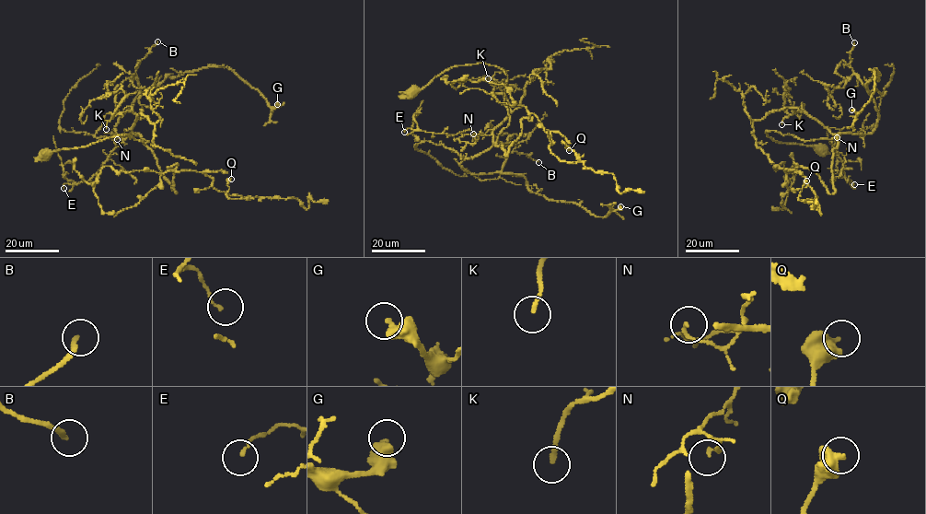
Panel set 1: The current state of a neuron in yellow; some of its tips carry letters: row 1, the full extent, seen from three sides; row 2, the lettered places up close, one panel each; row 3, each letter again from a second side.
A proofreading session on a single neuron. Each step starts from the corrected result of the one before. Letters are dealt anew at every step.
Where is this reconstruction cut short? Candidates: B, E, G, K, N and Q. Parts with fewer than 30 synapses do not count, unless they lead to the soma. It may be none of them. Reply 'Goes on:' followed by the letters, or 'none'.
Goes on: none

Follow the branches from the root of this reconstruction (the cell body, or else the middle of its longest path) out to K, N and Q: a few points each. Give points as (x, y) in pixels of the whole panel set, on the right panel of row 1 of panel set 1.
K: (821, 149), (774, 141), (765, 133), (776, 131), (805, 141), (838, 136), (802, 109), (793, 109), (781, 124)
N: (821, 149), (774, 141), (765, 132), (792, 134), (804, 141), (838, 136), (832, 134), (837, 137)
Q: (821, 149), (765, 132), (837, 139), (835, 192), (794, 163), (788, 171), (816, 197), (799, 201), (806, 181)

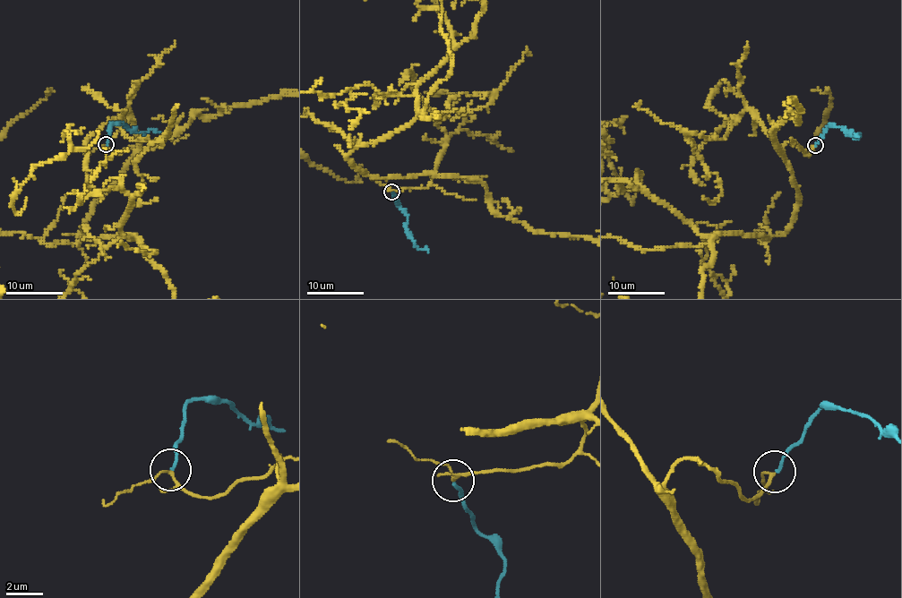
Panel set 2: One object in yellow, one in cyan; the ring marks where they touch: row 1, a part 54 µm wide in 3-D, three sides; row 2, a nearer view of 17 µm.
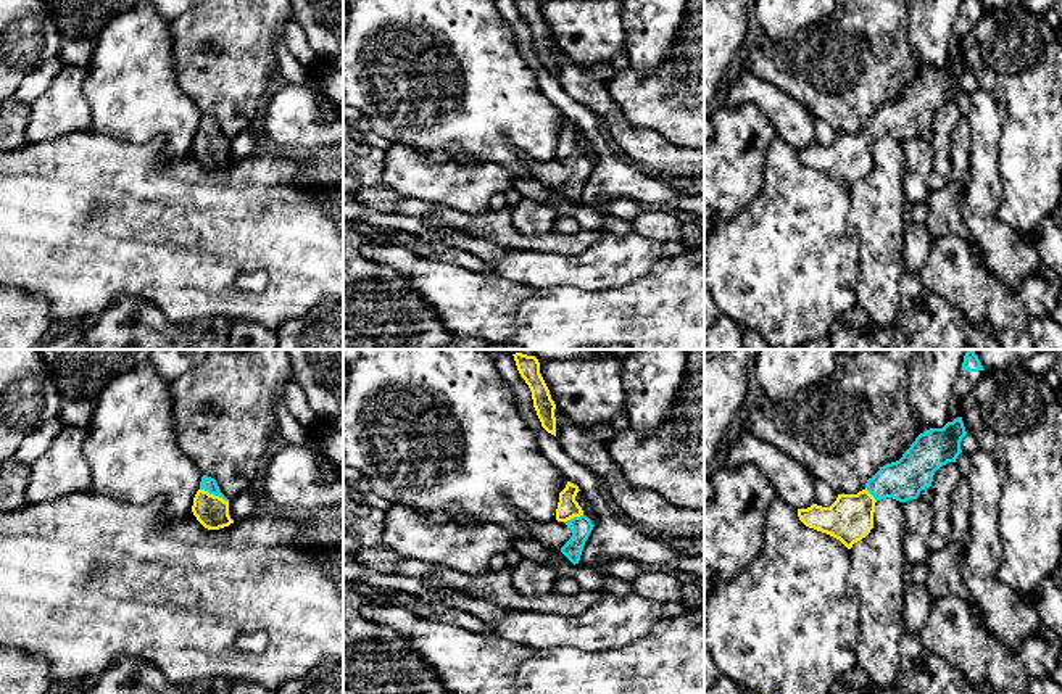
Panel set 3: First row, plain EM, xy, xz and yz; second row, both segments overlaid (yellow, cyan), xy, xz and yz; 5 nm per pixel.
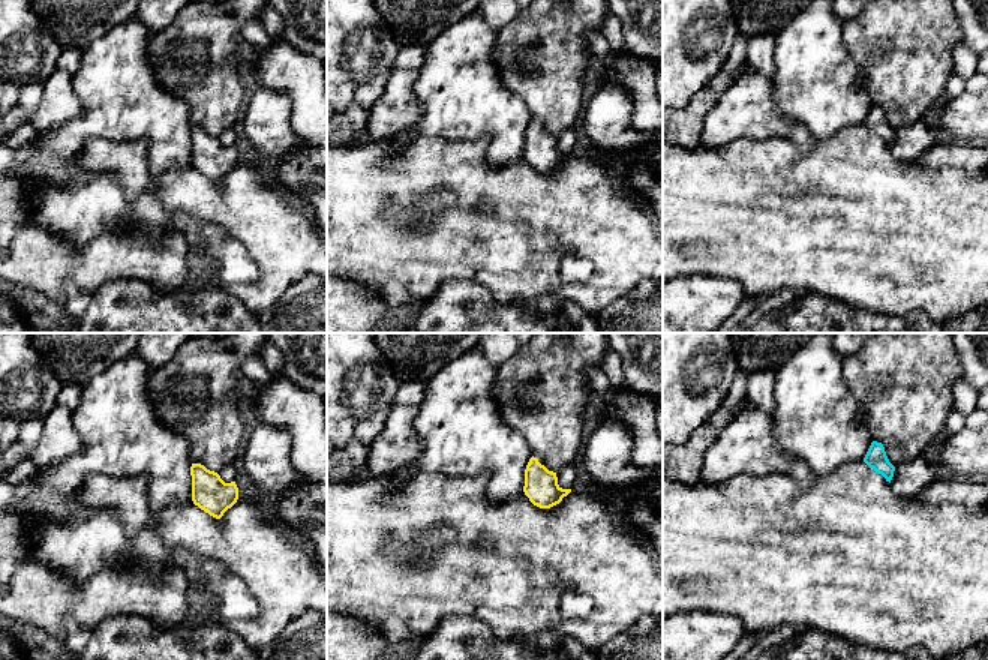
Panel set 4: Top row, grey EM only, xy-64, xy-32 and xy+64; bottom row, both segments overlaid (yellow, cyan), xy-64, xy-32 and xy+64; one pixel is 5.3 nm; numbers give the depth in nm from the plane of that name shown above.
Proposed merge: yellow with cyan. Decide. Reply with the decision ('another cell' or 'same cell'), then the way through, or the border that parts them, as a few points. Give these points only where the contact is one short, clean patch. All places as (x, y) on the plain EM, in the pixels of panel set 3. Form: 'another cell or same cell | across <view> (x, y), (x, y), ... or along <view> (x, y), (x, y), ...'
same cell | across xy (211, 150), (213, 134), (207, 123)

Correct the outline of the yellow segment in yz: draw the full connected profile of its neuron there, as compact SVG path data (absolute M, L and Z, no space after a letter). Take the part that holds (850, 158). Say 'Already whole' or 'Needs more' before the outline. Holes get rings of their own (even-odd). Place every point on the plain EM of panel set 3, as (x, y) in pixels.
Needs more. M962 56L948 61L943 68L920 72L902 97L883 105L867 119L862 130L838 134L830 147L812 143L807 148L798 148L799 159L851 188L873 167L875 142L885 137L899 142L917 138L922 129L931 126L940 106L956 101L965 74Z

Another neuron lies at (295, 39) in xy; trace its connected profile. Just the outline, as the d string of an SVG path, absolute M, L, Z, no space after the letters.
M293 16L285 24L284 42L303 68L314 66L321 60L308 43L305 31Z

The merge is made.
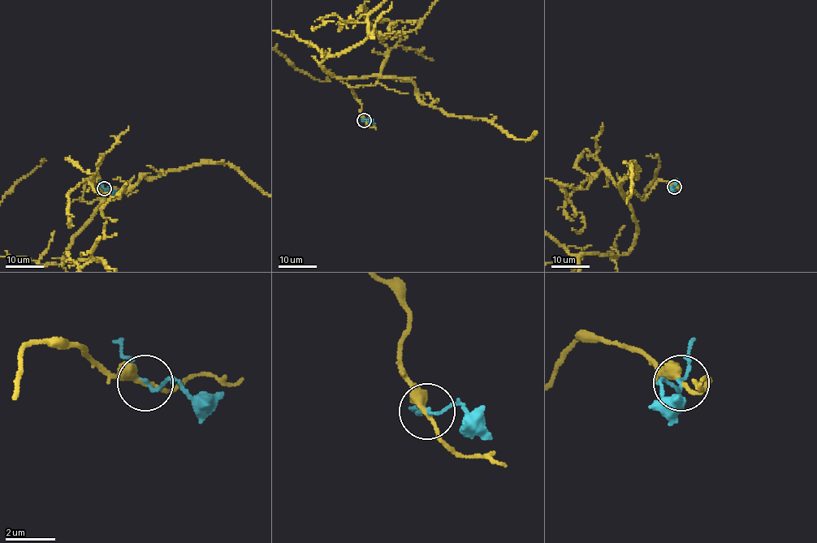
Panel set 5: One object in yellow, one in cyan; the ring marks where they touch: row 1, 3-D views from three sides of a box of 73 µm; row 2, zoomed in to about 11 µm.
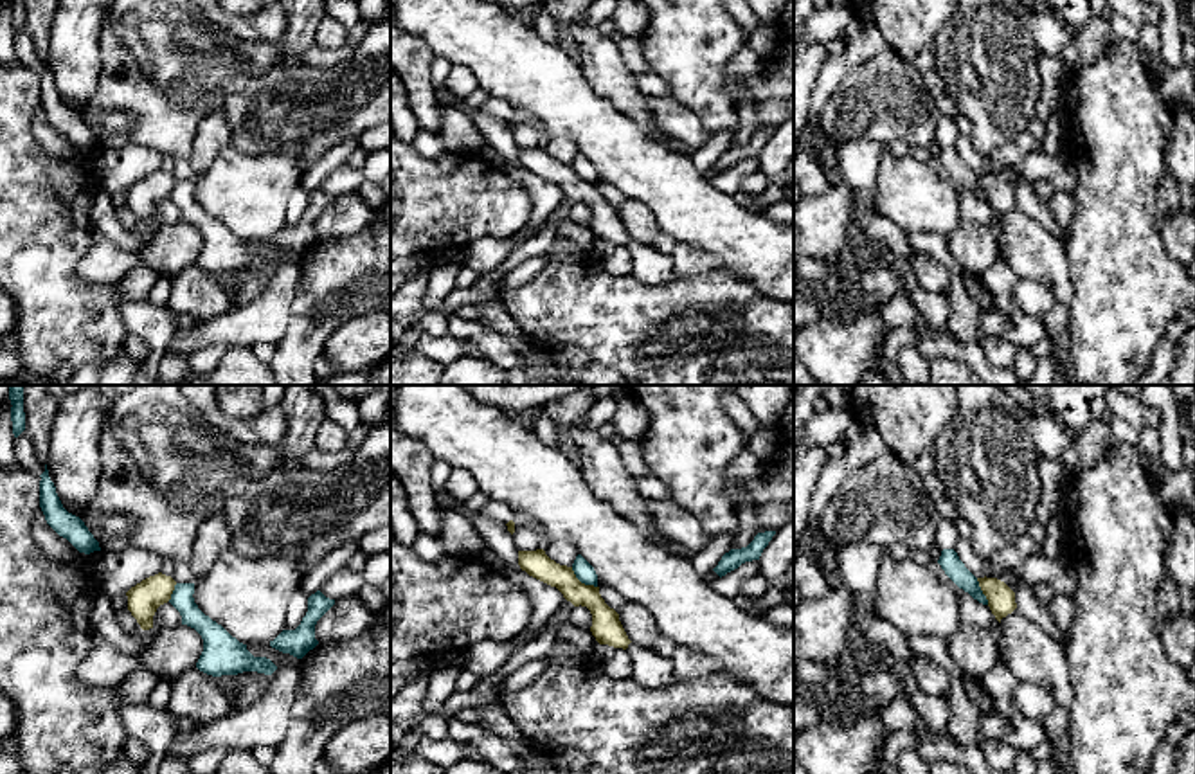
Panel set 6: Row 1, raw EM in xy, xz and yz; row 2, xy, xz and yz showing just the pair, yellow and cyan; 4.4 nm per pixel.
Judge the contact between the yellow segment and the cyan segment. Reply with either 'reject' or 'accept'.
reject

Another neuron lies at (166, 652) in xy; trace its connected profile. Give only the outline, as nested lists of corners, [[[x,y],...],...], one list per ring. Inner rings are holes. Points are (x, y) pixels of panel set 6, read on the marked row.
[[[153,626],[142,635],[142,646],[135,661],[157,677],[175,679],[196,666],[203,652],[202,635],[187,626]]]

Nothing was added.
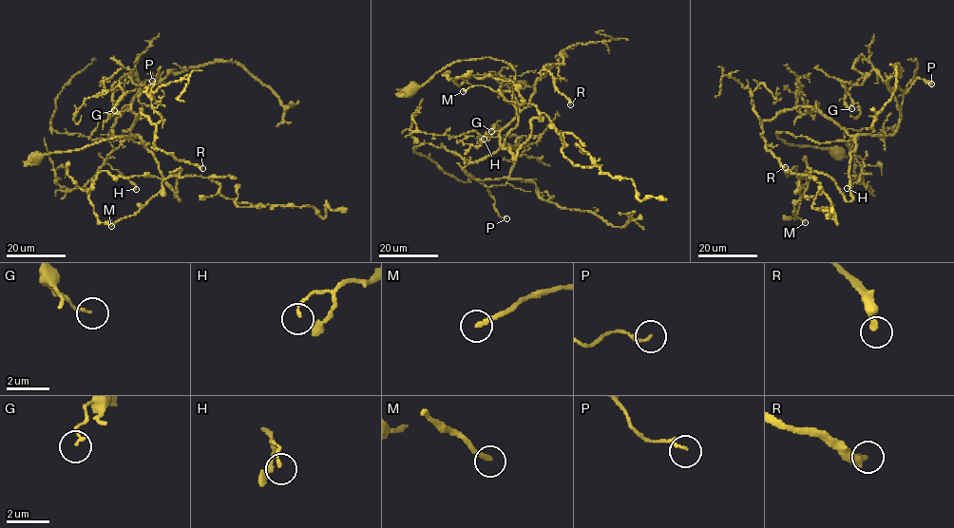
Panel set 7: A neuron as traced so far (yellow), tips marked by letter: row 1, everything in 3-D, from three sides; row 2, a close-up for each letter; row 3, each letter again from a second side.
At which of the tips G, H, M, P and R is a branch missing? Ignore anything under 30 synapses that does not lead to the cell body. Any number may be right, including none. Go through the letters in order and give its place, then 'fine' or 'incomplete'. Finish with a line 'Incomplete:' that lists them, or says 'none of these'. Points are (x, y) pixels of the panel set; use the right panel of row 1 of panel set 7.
G: place (851, 108); fine
H: place (847, 188); fine
M: place (805, 222); incomplete
P: place (931, 84); fine
R: place (785, 167); incomplete
Incomplete: M, R

